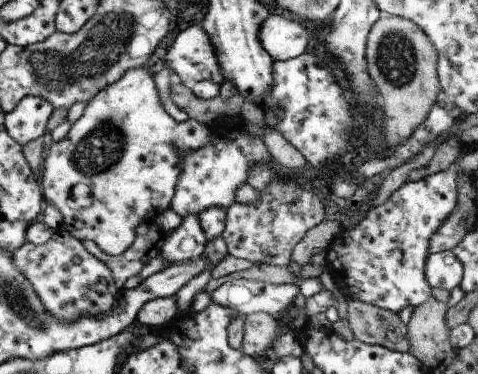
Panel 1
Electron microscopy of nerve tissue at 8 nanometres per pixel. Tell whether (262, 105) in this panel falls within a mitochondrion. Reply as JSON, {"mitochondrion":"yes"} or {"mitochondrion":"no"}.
{"mitochondrion":"no"}

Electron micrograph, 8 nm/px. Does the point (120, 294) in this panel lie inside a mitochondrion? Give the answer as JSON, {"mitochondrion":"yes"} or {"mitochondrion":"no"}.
{"mitochondrion":"no"}

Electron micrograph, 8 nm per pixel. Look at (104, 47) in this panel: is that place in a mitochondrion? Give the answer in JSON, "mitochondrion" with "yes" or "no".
{"mitochondrion":"yes"}

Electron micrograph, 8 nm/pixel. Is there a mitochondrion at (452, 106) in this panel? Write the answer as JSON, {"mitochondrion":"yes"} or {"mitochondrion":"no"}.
{"mitochondrion":"no"}

